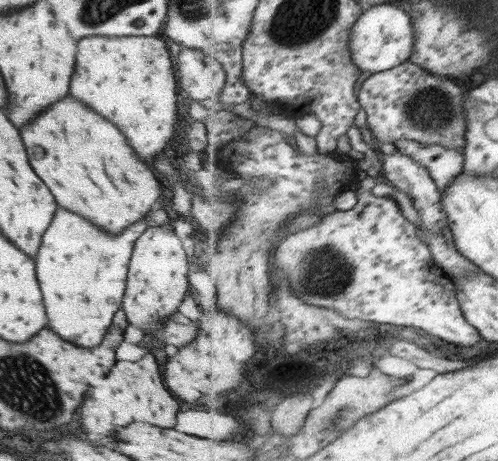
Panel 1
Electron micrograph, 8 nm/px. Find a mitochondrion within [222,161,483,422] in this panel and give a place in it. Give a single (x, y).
(327, 273)

